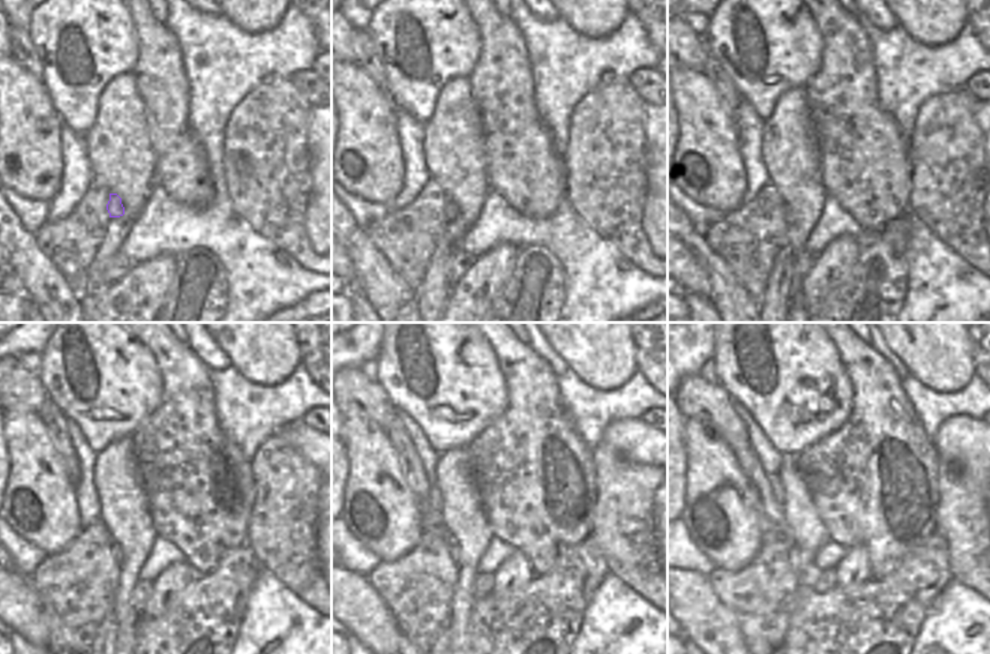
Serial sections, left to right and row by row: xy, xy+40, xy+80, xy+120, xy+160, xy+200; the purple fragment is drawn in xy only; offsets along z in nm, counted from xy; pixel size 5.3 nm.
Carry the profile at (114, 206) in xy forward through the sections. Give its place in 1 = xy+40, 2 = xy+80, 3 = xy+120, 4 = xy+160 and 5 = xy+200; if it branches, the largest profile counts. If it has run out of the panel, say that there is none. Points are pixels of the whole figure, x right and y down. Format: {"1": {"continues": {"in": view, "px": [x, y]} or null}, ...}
{"1": {"continues": {"in": "xy+40", "px": [452, 212]}}, "2": {"continues": {"in": "xy+80", "px": [788, 212]}}, "3": {"continues": {"in": "xy+120", "px": [116, 552]}}, "4": {"continues": {"in": "xy+160", "px": [453, 548]}}, "5": {"continues": {"in": "xy+200", "px": [794, 552]}}}

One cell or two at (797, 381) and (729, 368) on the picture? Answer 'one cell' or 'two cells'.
one cell

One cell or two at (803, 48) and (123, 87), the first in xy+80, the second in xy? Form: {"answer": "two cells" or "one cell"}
{"answer": "two cells"}

